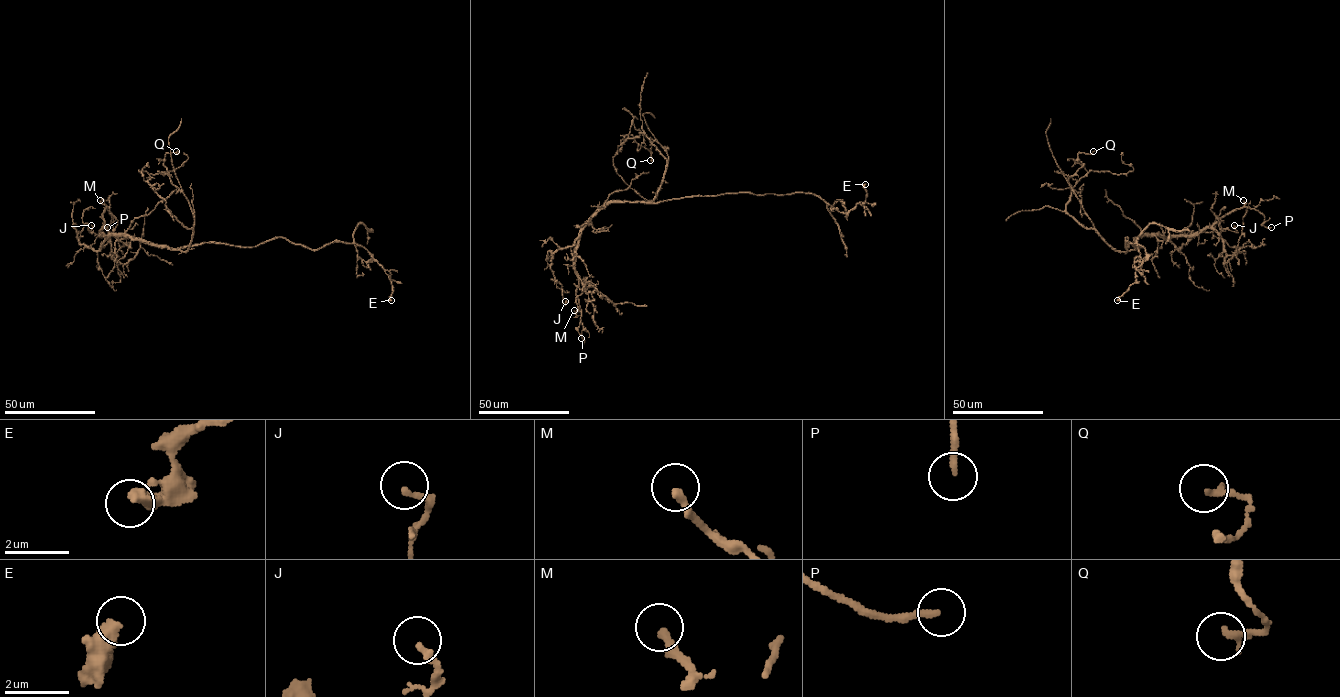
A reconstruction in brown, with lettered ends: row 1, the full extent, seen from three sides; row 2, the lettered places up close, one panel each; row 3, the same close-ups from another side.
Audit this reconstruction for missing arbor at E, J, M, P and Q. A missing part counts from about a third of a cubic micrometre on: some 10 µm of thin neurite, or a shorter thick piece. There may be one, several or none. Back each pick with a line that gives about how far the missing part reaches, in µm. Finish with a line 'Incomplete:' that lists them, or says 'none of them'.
Incomplete: none of them

